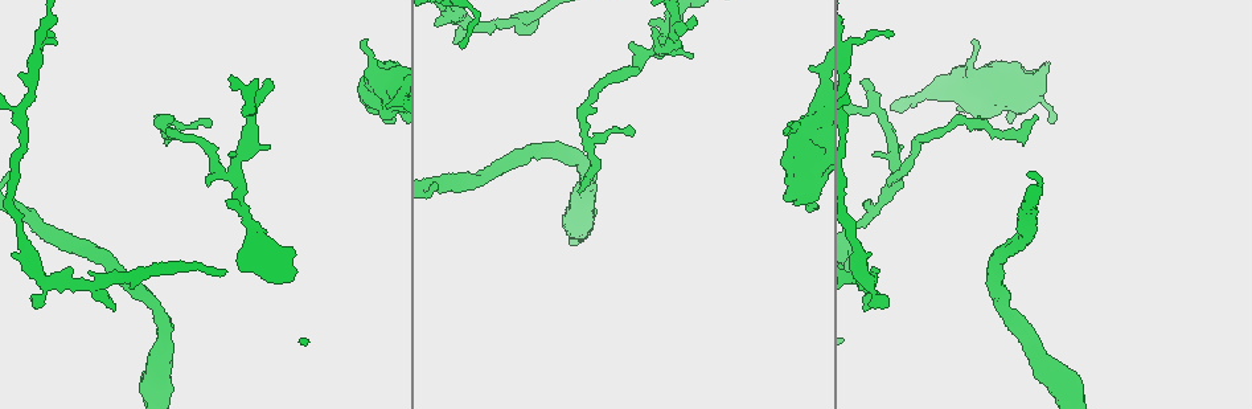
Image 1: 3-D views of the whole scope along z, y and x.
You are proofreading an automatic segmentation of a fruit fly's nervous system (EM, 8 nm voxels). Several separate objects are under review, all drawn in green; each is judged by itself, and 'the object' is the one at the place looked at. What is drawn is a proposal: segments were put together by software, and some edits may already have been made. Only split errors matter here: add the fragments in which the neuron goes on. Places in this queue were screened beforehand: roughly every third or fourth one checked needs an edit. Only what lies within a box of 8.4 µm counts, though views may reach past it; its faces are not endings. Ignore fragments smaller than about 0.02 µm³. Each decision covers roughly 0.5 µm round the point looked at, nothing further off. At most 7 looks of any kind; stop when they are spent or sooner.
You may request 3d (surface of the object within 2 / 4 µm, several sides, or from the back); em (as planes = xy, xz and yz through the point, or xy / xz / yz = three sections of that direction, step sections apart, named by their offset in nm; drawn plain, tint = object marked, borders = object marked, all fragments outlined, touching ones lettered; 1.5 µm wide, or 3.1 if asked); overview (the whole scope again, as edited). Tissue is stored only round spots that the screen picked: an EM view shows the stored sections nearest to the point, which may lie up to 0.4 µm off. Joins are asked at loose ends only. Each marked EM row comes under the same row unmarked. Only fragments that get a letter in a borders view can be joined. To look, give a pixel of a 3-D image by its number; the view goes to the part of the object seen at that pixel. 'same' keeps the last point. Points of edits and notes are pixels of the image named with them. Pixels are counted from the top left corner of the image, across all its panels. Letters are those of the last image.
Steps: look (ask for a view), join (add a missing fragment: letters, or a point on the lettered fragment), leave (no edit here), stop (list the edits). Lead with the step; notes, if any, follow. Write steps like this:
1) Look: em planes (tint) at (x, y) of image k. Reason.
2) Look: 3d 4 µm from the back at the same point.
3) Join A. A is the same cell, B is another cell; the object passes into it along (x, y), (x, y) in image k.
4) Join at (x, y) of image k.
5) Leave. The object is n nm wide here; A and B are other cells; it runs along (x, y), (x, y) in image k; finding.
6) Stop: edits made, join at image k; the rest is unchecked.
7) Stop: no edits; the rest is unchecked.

Look: 3d 2 µm at (457, 40) of image 1. An open end.

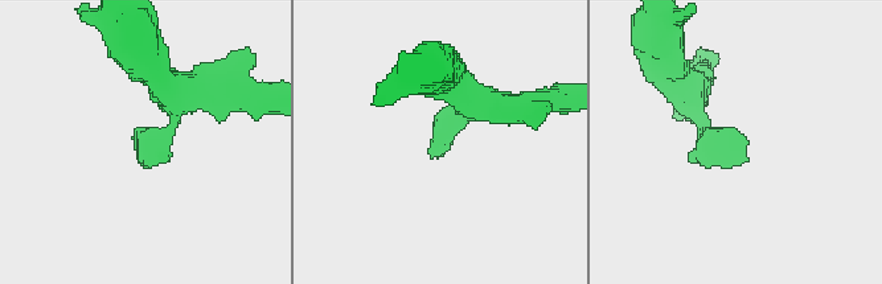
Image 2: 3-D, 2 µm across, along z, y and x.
Look: em planes (borders) at (430, 146) of image 2. Now the EM.

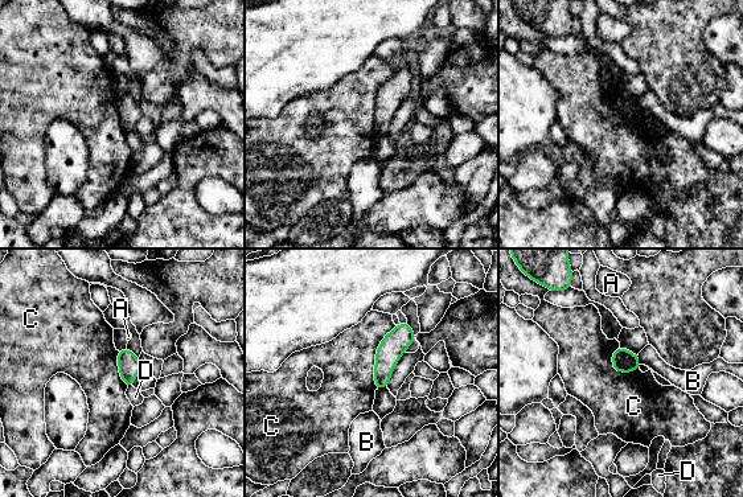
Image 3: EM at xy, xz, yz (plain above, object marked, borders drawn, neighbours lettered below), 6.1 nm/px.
Leave. The longest contact is with C, 420 nm; A, B, C and D are other cells; a border runs along (397, 325), (377, 348), (376, 389) in image 3; none of them fits.

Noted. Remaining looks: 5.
Look: em planes (borders) at (433, 182) of image 1. Long arm stops here.

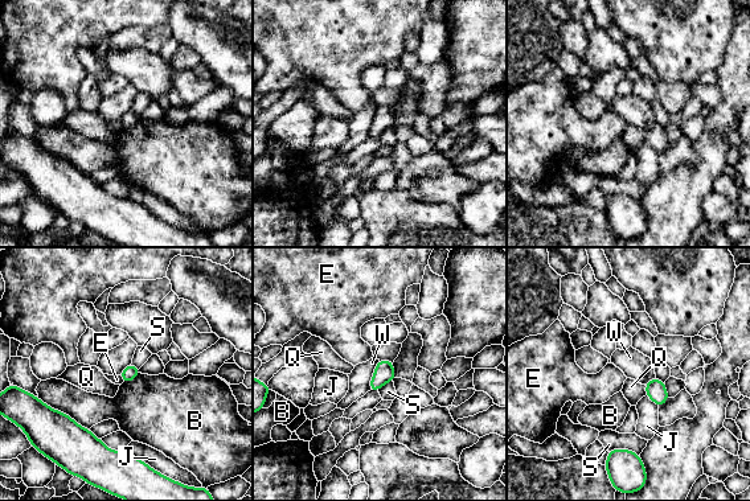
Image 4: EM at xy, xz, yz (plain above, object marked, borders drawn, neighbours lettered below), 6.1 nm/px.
Leave. The longest contact is with B, 360 nm; B, E, J, Q, S and W are other cells; a border runs along (119, 374), (122, 382) in image 4; no lettered fragment goes on from it.

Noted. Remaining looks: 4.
Look: 3d 2 µm at (789, 126) of image 1. An open end.

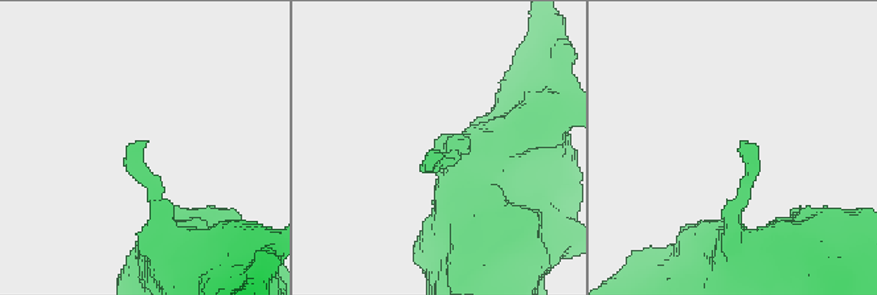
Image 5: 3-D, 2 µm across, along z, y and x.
Look: em yz step 4 (borders) at (140, 145) of image 5.

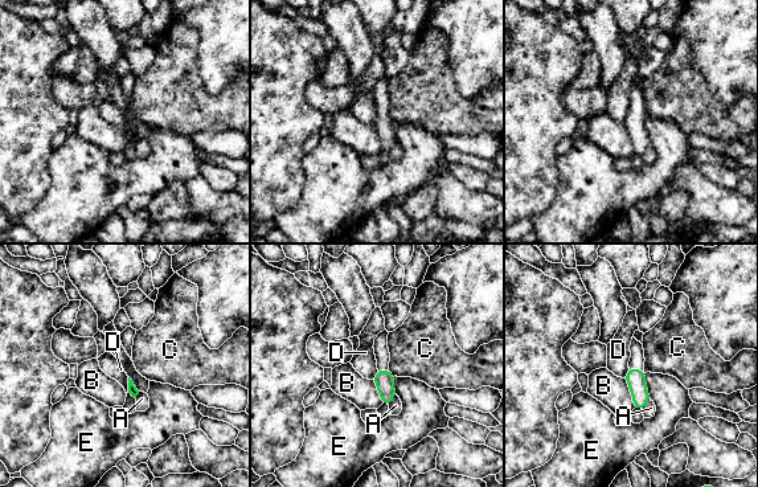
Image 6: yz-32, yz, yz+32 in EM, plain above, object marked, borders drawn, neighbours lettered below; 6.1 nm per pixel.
Look: em planes (borders) at the same point. Cut it another way.

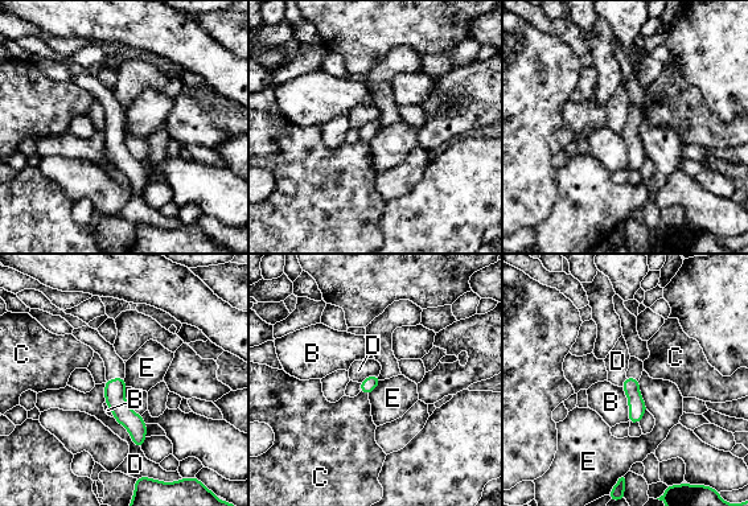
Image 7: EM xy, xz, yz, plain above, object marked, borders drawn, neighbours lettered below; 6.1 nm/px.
Leave. B, C, D and E are other cells; it runs along (110, 382), (139, 444) in image 7; no lettered fragment goes on from it.

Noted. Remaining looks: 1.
Stop: no edits; the rest is unchecked.

